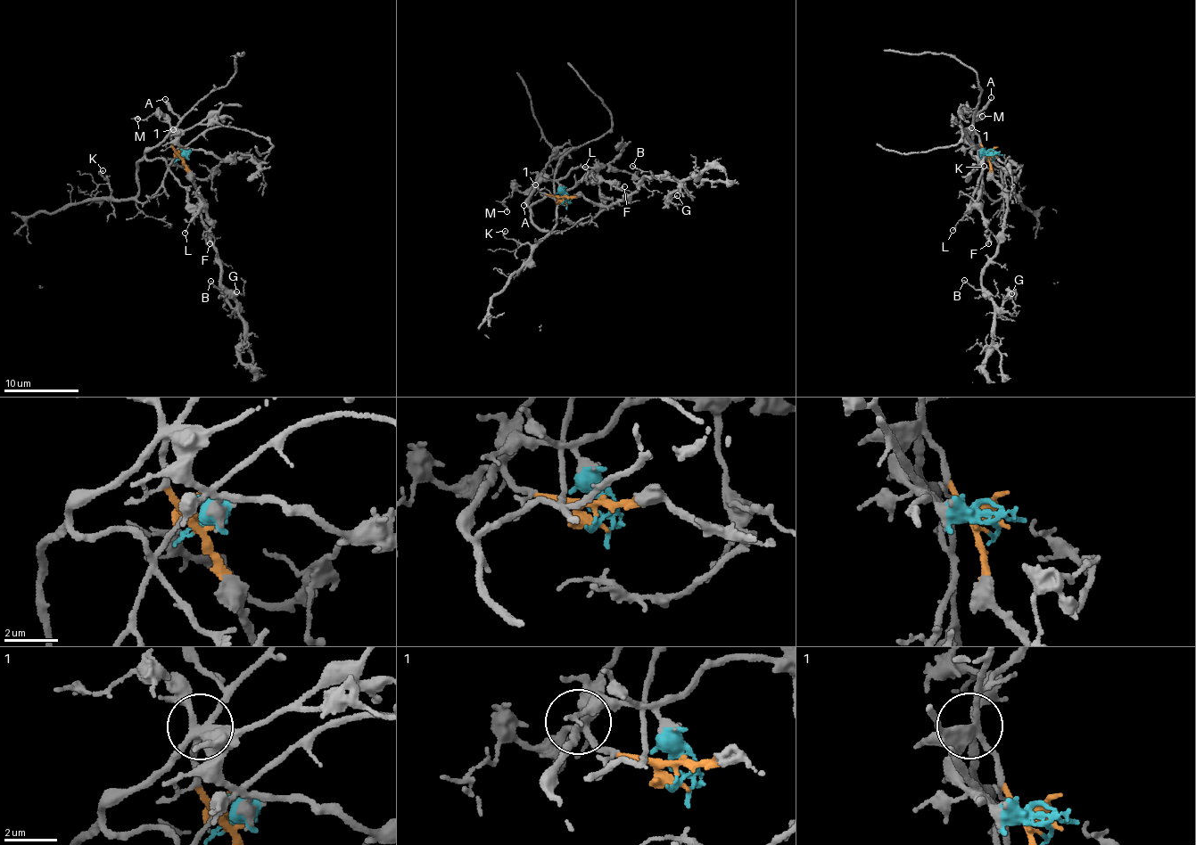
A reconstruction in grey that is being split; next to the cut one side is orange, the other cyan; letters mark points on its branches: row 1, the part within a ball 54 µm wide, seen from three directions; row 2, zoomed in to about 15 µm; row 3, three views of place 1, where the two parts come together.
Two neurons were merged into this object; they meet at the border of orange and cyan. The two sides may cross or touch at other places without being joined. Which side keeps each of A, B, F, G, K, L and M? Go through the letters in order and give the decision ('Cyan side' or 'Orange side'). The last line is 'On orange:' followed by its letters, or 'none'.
A: Orange side
B: Orange side
F: Cyan side
G: Orange side
K: Cyan side
L: Cyan side
M: Cyan side
On orange: A, B, G

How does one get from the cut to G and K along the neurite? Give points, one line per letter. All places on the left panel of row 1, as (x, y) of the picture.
G: (180, 156), (199, 197), (199, 216), (221, 269), (220, 284), (235, 303), (232, 308), (226, 295), (236, 291)
K: (180, 156), (185, 154), (182, 150), (171, 160), (162, 187), (139, 203), (113, 197), (98, 172), (103, 170)

